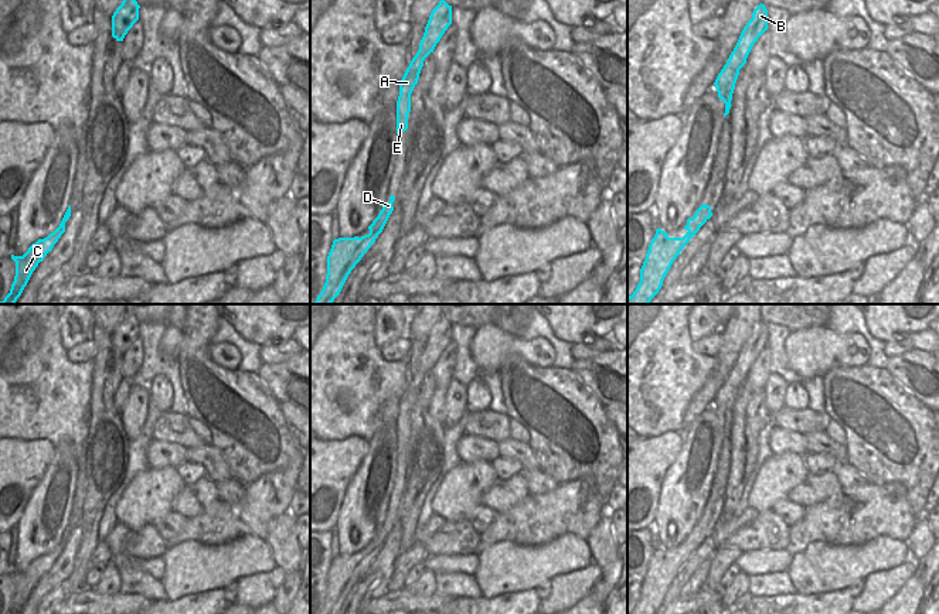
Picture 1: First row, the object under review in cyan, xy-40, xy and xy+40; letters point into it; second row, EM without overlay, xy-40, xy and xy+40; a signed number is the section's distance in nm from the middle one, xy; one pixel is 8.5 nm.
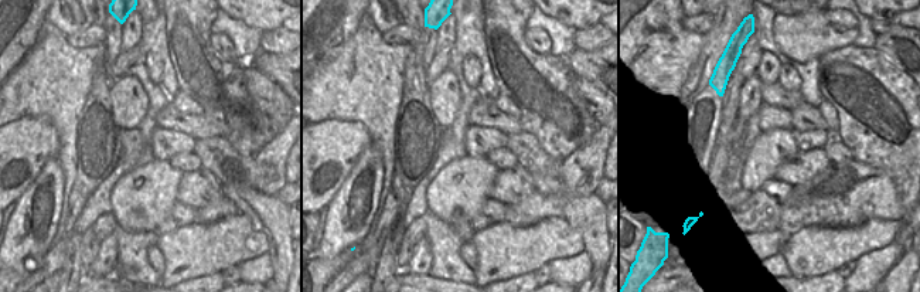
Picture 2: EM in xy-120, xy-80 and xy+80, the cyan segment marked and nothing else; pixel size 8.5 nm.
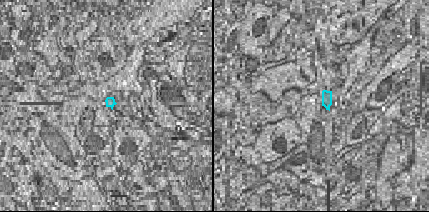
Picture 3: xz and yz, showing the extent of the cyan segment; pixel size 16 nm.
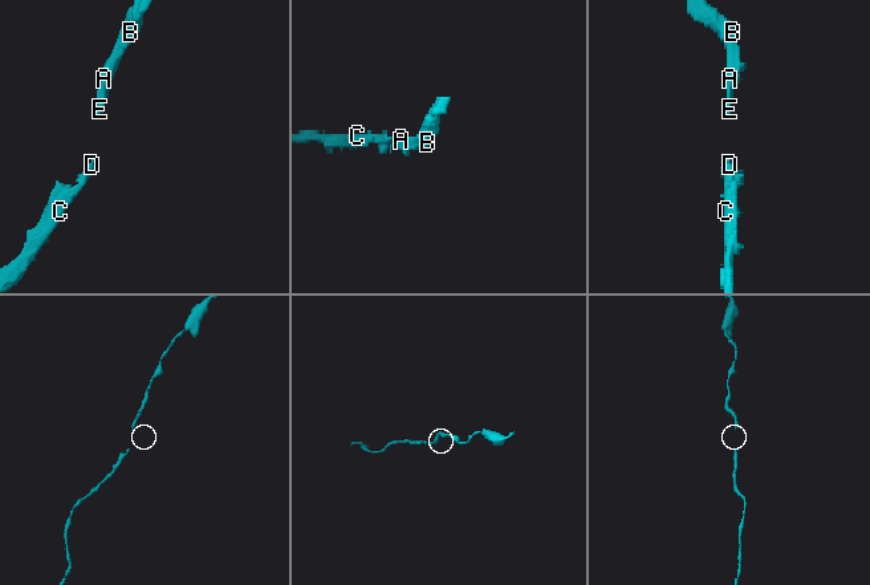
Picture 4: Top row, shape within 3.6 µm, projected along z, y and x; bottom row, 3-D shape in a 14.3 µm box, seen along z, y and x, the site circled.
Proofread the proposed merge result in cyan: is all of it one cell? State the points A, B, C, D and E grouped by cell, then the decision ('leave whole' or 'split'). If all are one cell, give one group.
A B C D E | leave whole

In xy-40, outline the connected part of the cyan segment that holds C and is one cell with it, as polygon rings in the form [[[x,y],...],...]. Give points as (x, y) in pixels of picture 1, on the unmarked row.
[[[71,522],[68,523],[59,543],[52,550],[33,560],[23,573],[11,572],[11,576],[16,579],[16,593],[10,610],[6,614],[21,613],[24,604],[27,603],[38,580],[44,577],[47,570],[52,567],[54,562],[65,549],[65,539],[69,536],[69,533],[71,533]]]

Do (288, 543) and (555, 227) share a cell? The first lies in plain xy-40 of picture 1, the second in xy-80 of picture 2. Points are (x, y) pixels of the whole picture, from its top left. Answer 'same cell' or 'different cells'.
different cells

